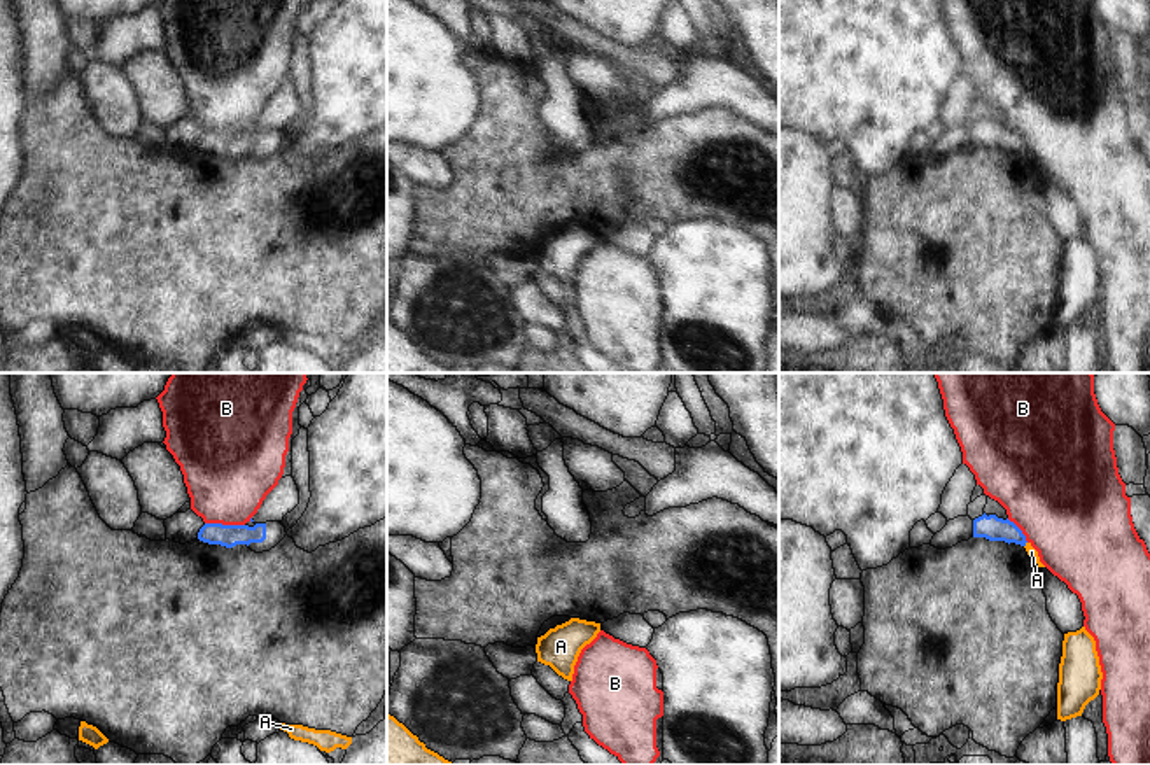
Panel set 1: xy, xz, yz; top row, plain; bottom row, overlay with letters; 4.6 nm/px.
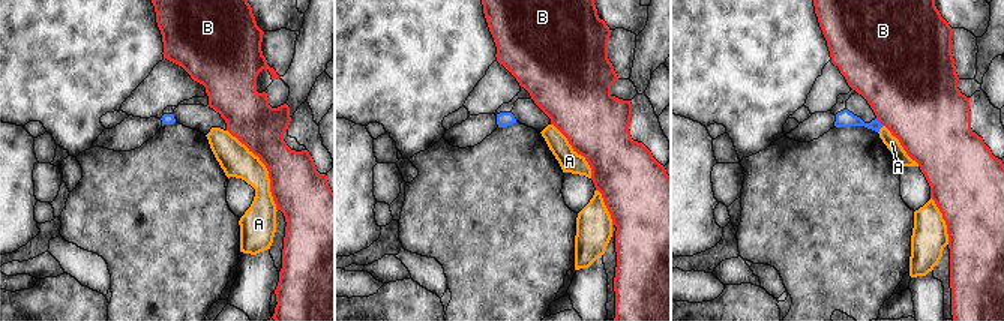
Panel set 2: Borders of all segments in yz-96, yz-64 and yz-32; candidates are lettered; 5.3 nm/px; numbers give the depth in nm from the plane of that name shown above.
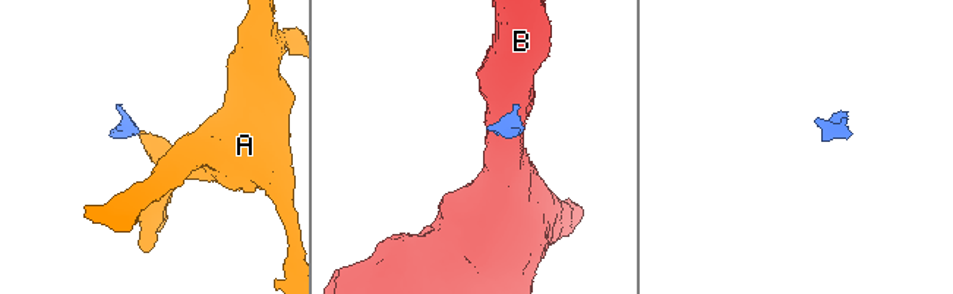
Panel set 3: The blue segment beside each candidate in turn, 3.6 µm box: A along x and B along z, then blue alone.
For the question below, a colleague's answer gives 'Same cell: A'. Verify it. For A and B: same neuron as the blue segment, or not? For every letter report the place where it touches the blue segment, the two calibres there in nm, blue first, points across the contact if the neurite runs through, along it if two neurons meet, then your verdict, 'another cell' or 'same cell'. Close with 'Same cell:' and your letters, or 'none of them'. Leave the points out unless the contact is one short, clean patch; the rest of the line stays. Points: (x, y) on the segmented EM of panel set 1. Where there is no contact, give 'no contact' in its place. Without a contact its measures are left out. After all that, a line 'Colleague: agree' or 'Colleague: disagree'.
A: contact yz (1024, 545); calibres 120 and 50 nm; border yz (1026, 541), (1024, 547); another cell
B: contact xy (224, 526); calibres 100 and 420 nm; border xy (205, 522), (244, 526); another cell
Same cell: none of them
Colleague: disagree

